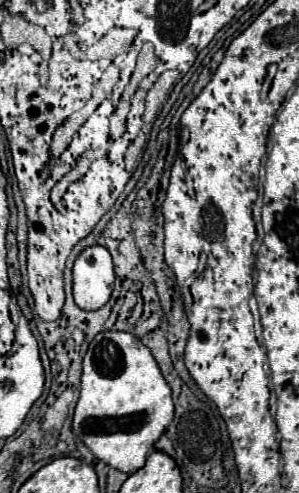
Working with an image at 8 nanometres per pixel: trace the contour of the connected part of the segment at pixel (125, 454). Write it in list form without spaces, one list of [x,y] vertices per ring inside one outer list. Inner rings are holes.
[[[102,331],[98,333],[84,355],[84,371],[82,371],[82,387],[80,399],[74,409],[72,431],[78,439],[86,443],[86,447],[106,465],[122,471],[134,473],[144,463],[148,453],[154,449],[154,443],[166,431],[168,423],[174,417],[174,403],[170,385],[164,381],[156,359],[150,349],[132,333],[126,331]]]

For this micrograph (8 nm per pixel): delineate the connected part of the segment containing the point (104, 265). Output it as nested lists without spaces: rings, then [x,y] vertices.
[[[102,245],[86,247],[74,261],[74,301],[80,309],[94,311],[108,303],[114,287],[112,255]]]

